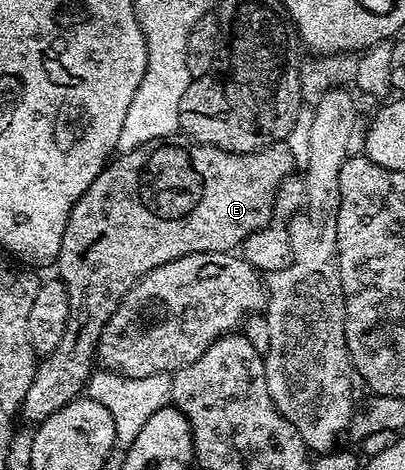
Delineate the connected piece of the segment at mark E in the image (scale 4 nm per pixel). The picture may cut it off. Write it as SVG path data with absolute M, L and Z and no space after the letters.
M166 139L164 141L152 141L143 143L143 147L135 147L135 151L114 156L105 170L93 180L91 187L73 205L73 210L69 216L67 227L63 231L63 243L59 247L59 255L55 262L57 268L56 276L65 285L65 290L69 296L69 314L67 315L67 331L63 331L63 339L59 339L59 347L55 351L44 354L38 360L35 379L31 379L31 387L27 387L27 395L21 404L20 416L26 417L32 423L40 423L48 419L59 407L65 407L67 403L82 396L86 392L85 384L89 381L89 376L95 369L95 358L97 355L97 344L99 335L103 335L103 327L107 327L107 319L115 315L122 297L131 291L131 287L143 275L147 275L155 267L163 263L171 263L183 255L192 253L228 253L244 246L246 239L253 233L259 233L266 225L270 224L275 217L275 206L277 203L277 188L281 186L284 177L290 176L294 172L294 165L291 157L291 150L286 140L276 141L274 145L267 146L266 149L260 149L257 153L229 153L226 149L220 149L214 145L200 145L198 141L192 139Z

